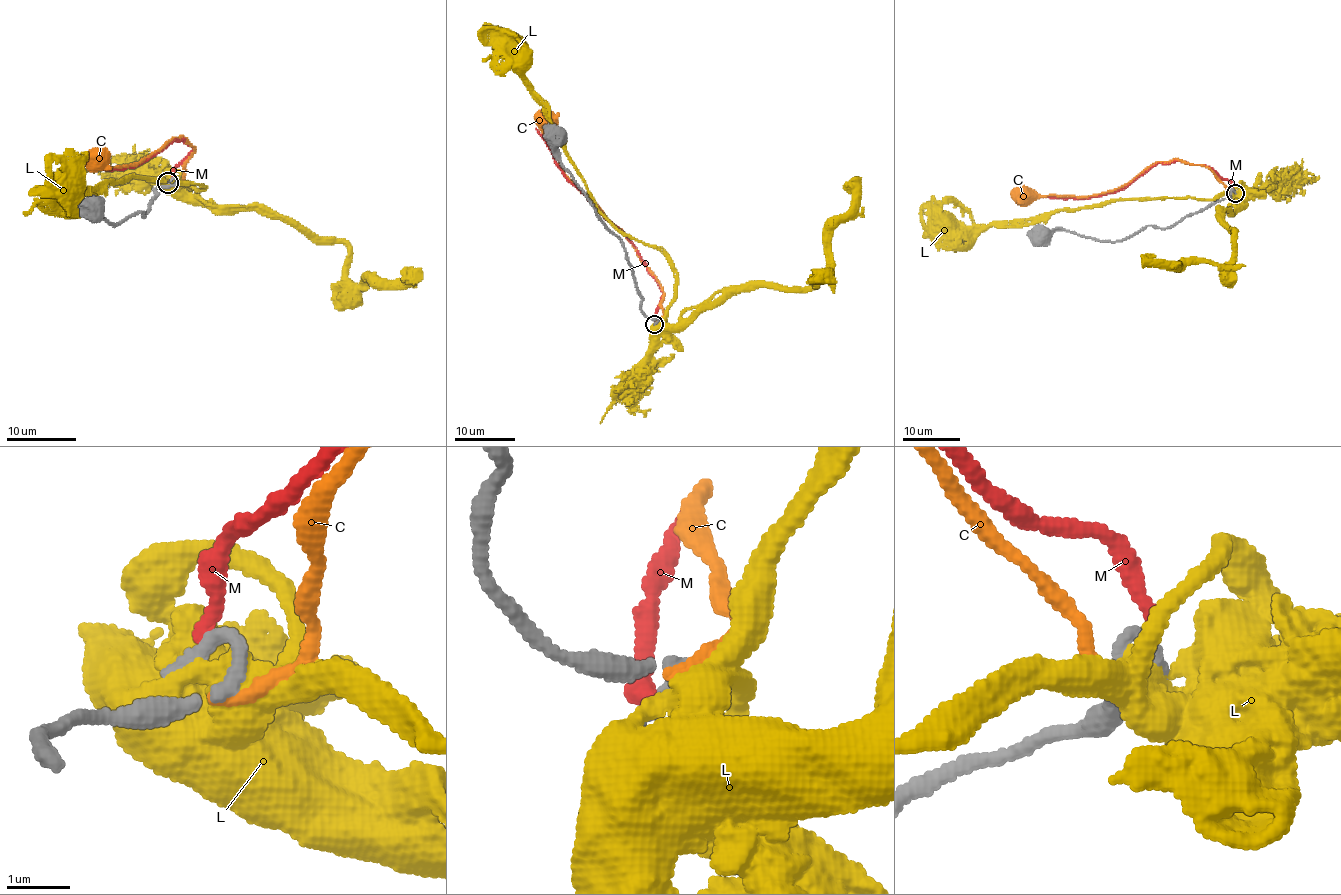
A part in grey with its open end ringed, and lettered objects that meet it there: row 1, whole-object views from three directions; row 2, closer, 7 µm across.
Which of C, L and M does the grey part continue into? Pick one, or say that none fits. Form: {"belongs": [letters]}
{"belongs": []}

